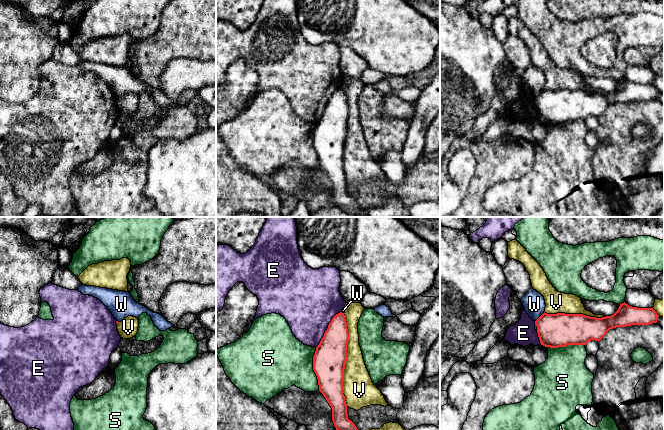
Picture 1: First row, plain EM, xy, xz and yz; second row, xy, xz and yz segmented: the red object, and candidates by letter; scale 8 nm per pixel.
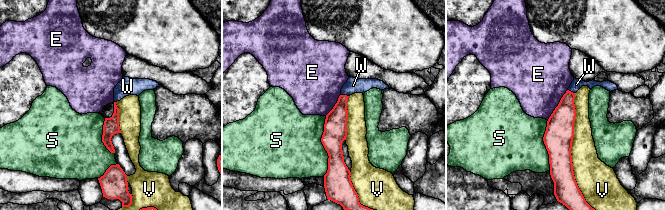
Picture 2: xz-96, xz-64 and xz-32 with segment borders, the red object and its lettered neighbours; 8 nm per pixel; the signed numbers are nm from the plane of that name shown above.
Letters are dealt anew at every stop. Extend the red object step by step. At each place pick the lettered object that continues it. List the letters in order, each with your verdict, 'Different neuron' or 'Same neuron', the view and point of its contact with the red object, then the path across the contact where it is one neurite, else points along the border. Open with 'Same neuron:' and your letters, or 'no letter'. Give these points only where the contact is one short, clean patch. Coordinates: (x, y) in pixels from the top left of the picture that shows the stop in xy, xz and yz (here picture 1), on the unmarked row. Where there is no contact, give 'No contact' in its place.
Same neuron: no letter
E: Different neuron. Touches red at xz (327, 104)
S: Different neuron. Touches red at xz (313, 144)
V: Different neuron. Touches red at xz (346, 136)
W: Different neuron. Touches red at yz (539, 93). Boundary: yz (544, 88), (535, 97)

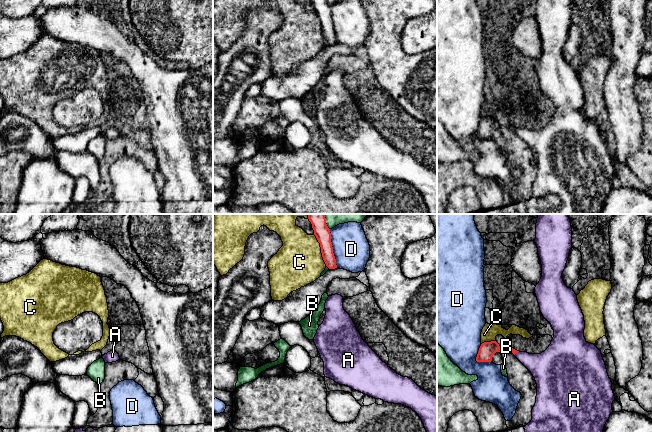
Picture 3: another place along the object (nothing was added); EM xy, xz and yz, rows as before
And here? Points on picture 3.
Same neuron: A
A: Same neuron. Touches red at yz (516, 128). Path across: yz (514, 127), (516, 128), (543, 143)
B: Different neuron. Touches red at xz (327, 3)
C: Different neuron. Touches red at xz (321, 26)
D: Different neuron. Touches red at xz (332, 24)

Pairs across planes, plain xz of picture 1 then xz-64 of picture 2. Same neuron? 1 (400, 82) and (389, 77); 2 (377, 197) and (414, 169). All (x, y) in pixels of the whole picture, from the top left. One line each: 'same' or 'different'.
1: same
2: different

